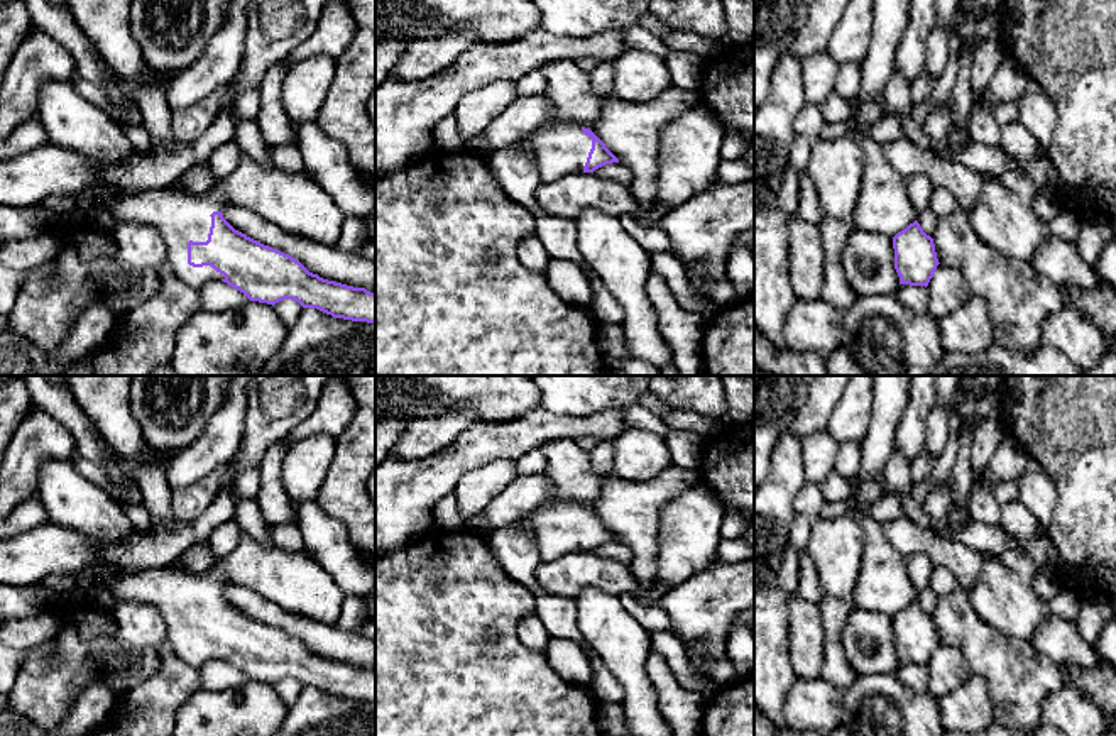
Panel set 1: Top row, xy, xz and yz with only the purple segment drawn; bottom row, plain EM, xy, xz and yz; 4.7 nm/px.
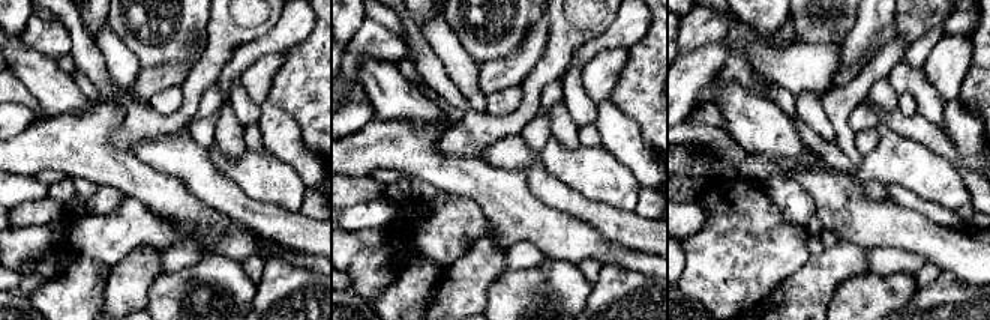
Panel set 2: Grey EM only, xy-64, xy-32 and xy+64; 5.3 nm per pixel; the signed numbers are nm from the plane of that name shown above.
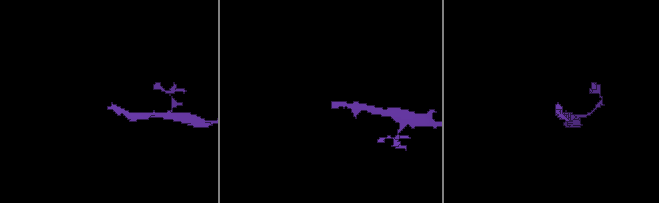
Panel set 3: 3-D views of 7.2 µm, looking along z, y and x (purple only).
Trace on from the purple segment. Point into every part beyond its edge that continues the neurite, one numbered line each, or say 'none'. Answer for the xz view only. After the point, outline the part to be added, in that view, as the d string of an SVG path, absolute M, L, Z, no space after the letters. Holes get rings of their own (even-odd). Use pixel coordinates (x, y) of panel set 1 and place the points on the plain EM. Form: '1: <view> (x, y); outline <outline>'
1: xz (558, 527); outline M544 501L519 519L536 541L536 560L551 562L572 552L583 552L592 518L582 504Z

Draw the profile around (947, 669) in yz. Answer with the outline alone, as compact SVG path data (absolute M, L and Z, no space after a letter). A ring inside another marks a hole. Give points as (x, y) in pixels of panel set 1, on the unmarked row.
M938 643L928 665L928 694L935 699L962 685L971 675L971 668L955 646Z

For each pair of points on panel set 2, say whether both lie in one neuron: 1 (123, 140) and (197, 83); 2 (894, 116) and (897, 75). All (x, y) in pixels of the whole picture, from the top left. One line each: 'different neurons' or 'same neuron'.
1: same neuron
2: different neurons

